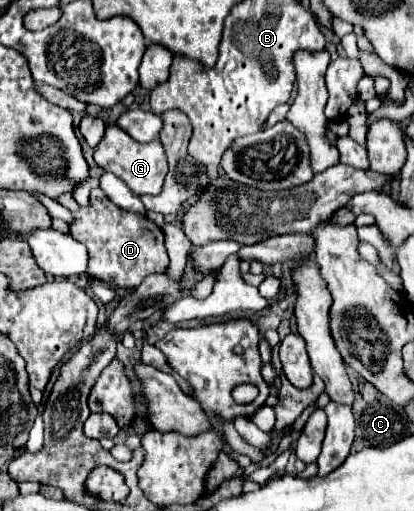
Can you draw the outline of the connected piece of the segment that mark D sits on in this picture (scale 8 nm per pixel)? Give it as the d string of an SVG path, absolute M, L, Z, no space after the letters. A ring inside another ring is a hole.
M97 187L91 189L89 205L81 207L71 193L63 193L57 201L73 213L73 221L69 223L69 233L73 239L83 243L89 253L87 275L99 279L113 289L135 289L139 283L151 273L163 273L169 265L169 257L165 251L163 231L149 221L145 215L121 209L113 205L105 193Z

